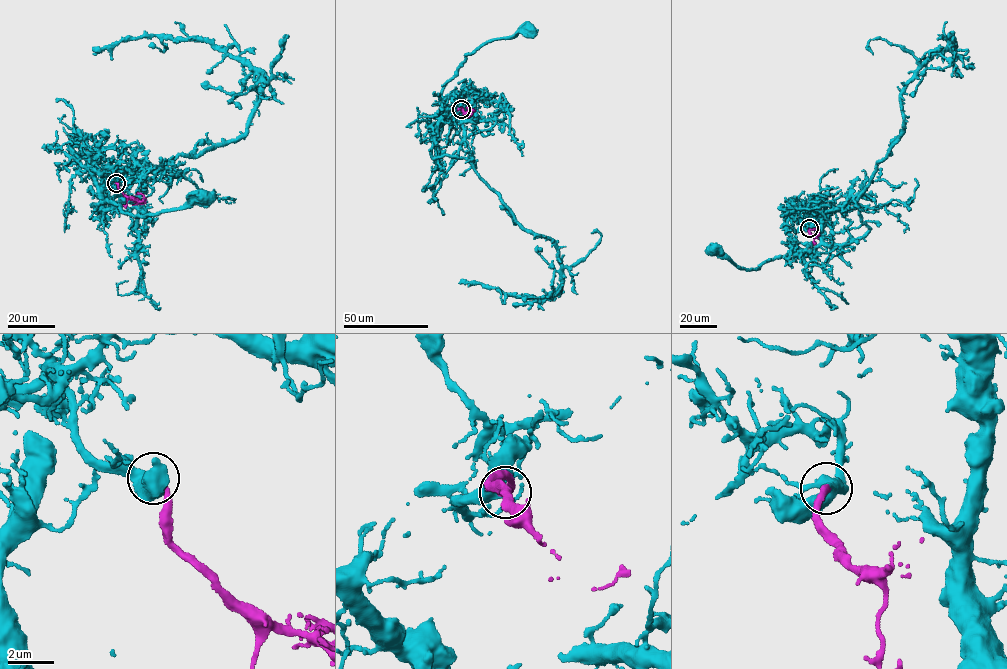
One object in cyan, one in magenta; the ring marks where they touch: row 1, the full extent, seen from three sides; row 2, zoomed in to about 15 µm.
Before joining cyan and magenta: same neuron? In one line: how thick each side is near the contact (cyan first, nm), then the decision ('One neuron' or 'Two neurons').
Thickness 280 nm (cyan) against 320 nm. One neuron

